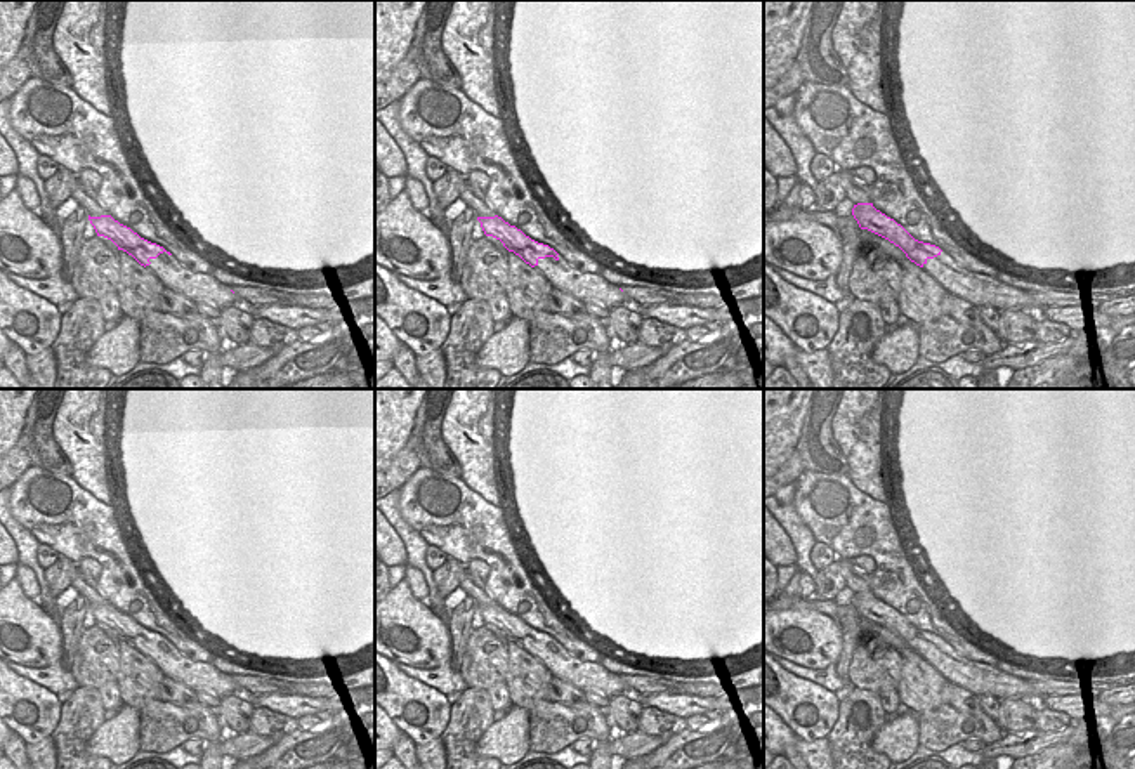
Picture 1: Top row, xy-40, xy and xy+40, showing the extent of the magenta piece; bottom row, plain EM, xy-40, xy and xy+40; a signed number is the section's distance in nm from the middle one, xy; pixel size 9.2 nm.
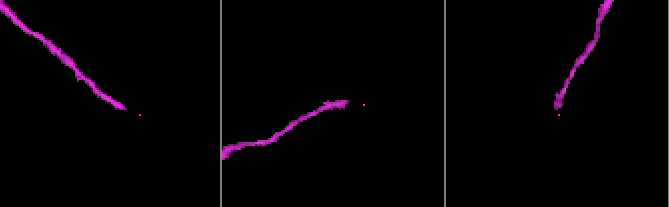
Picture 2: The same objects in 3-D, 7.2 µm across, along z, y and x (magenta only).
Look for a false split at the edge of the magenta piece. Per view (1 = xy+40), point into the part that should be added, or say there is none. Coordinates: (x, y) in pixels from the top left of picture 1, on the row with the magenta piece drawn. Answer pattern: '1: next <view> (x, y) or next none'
1: next xy+40 (977, 289)

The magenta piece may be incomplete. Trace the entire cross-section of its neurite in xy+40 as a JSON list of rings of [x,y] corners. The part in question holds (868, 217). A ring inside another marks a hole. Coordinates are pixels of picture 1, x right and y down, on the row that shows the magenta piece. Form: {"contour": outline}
{"contour": [[[873,203],[854,205],[852,215],[861,229],[868,229],[899,246],[911,262],[930,274],[948,293],[975,307],[986,306],[996,311],[1040,307],[1033,295],[1024,290],[961,269],[939,246],[915,240],[901,224],[876,210]]]}

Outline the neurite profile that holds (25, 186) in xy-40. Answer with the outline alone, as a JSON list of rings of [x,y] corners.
[[[17,175],[16,191],[28,210],[36,212],[40,208],[40,196],[31,179]]]

